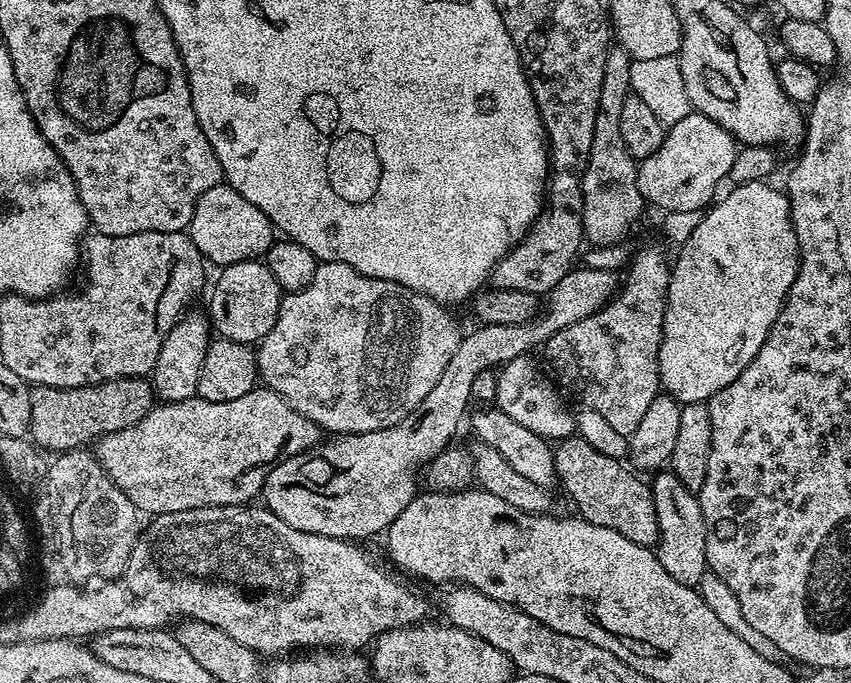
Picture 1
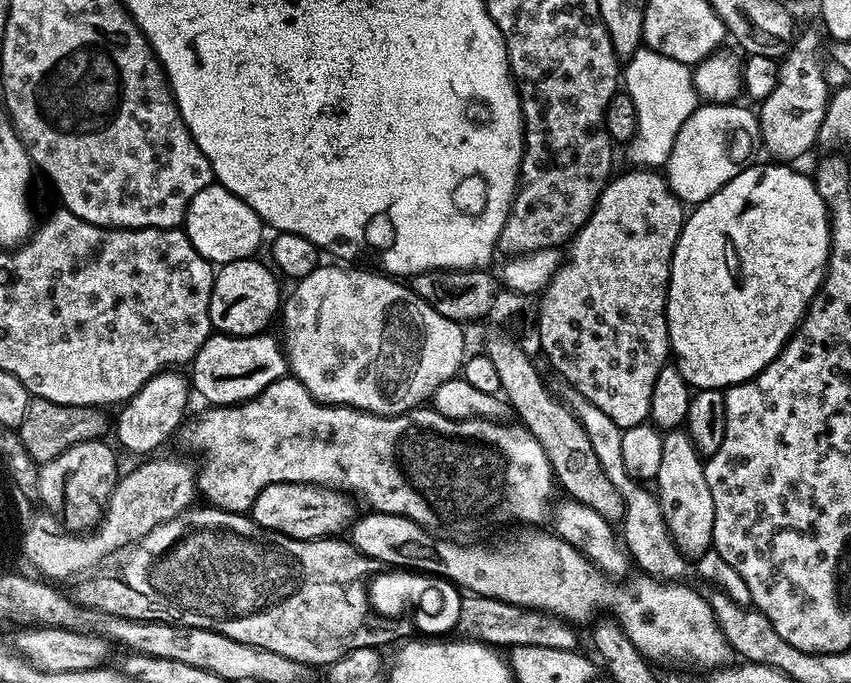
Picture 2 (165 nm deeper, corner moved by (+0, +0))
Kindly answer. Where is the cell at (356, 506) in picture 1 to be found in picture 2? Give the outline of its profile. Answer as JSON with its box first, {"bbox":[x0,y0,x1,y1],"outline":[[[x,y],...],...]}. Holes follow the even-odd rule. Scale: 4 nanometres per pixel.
{"bbox":[250,484,358,540],"outline":[[[271,484],[258,494],[250,509],[250,519],[268,532],[281,532],[299,540],[336,538],[343,528],[351,529],[357,519],[358,511],[351,499],[351,495],[322,484]]]}

